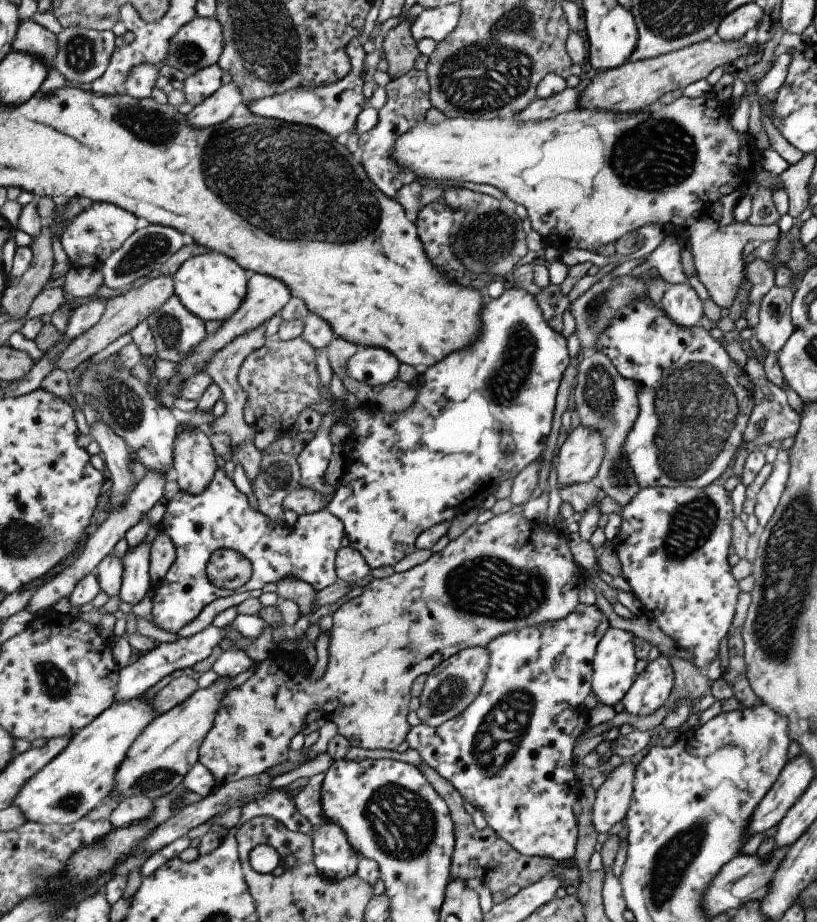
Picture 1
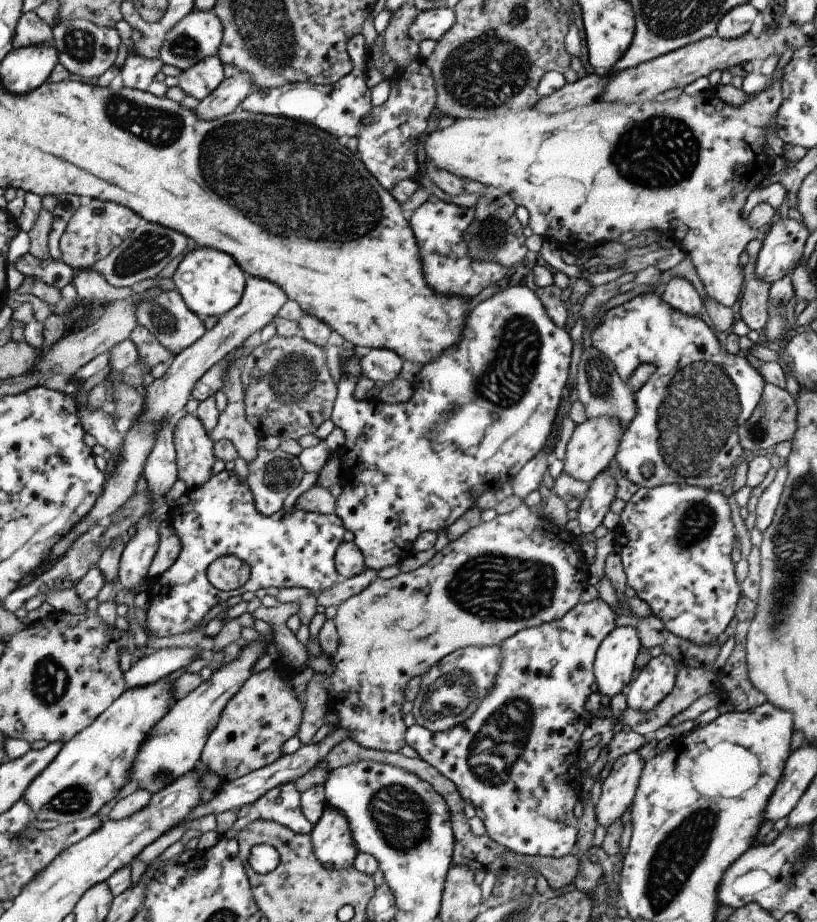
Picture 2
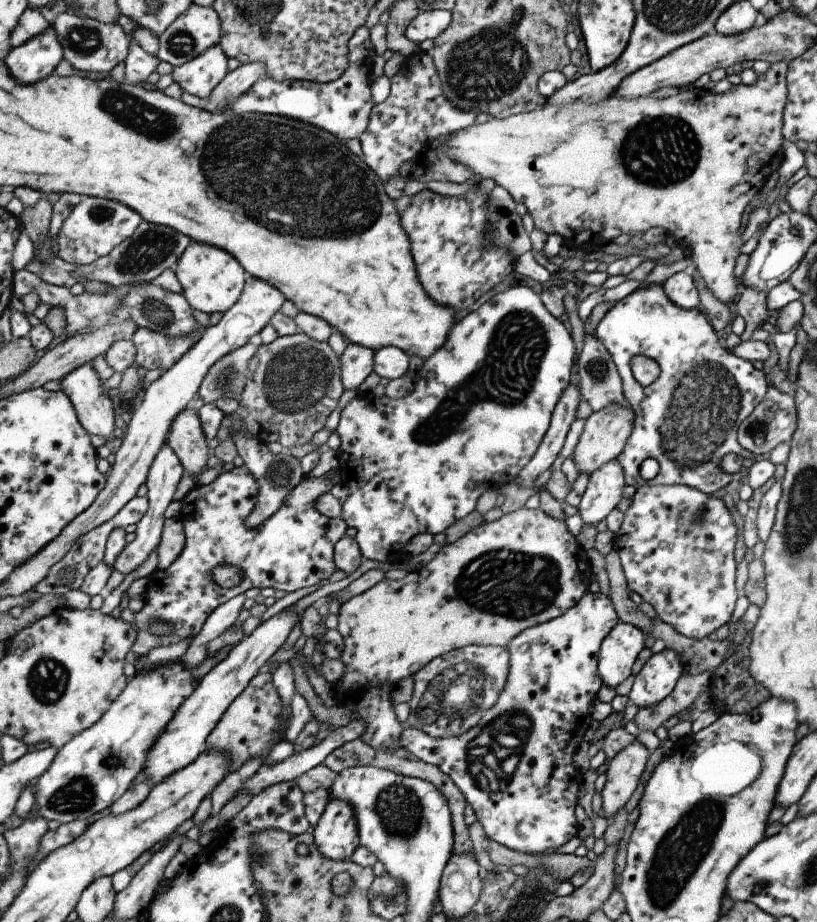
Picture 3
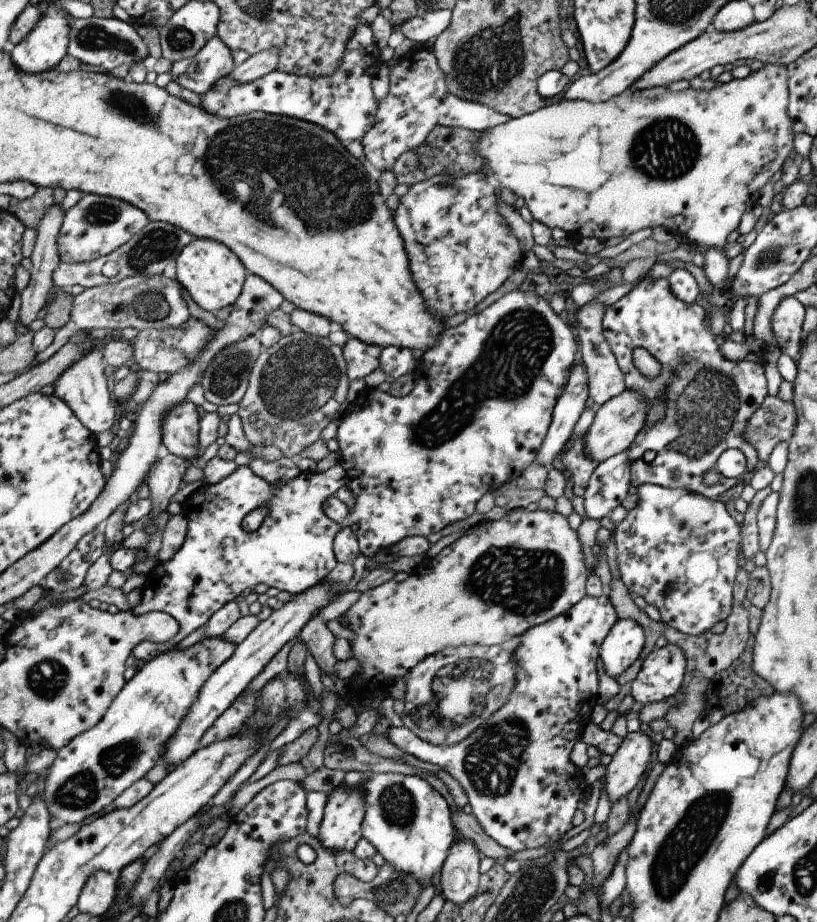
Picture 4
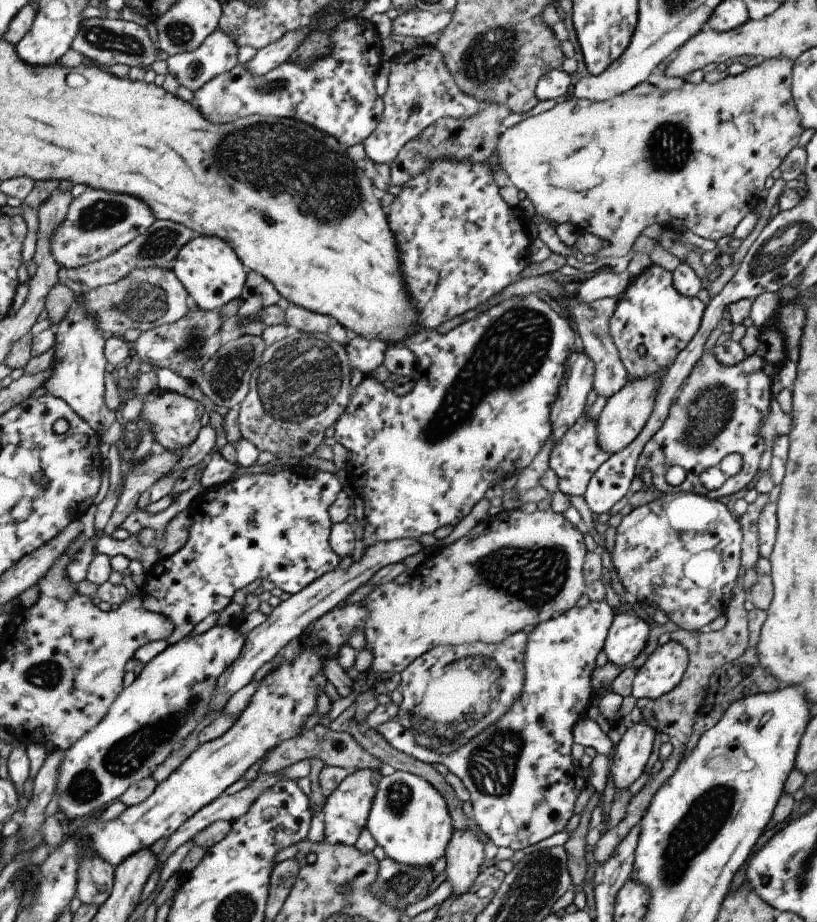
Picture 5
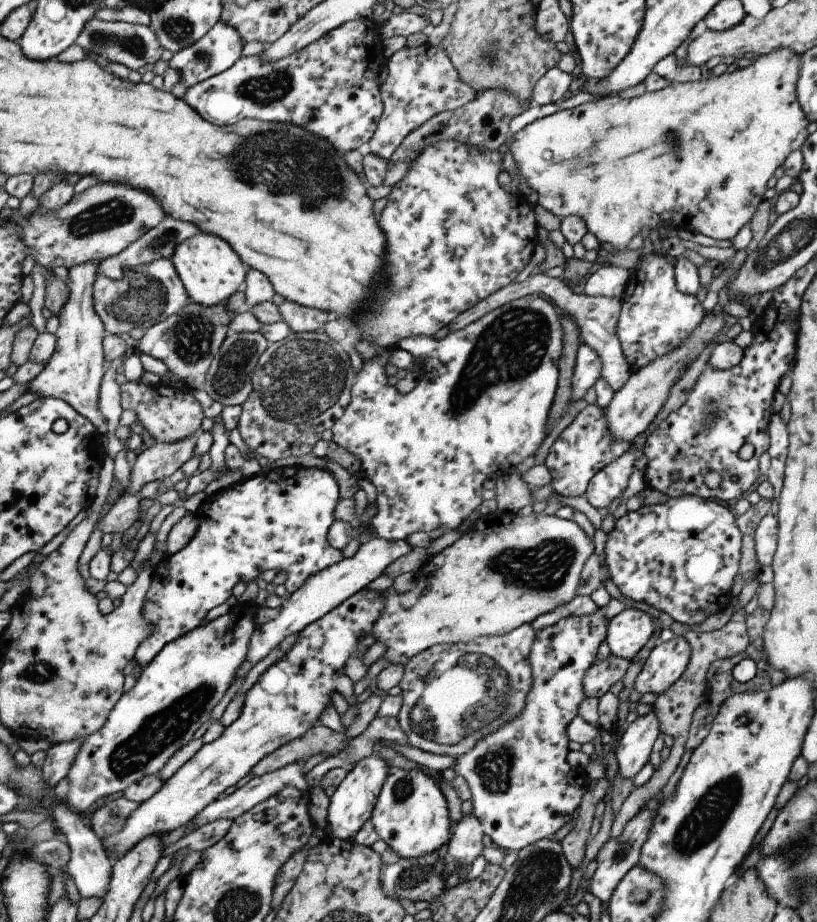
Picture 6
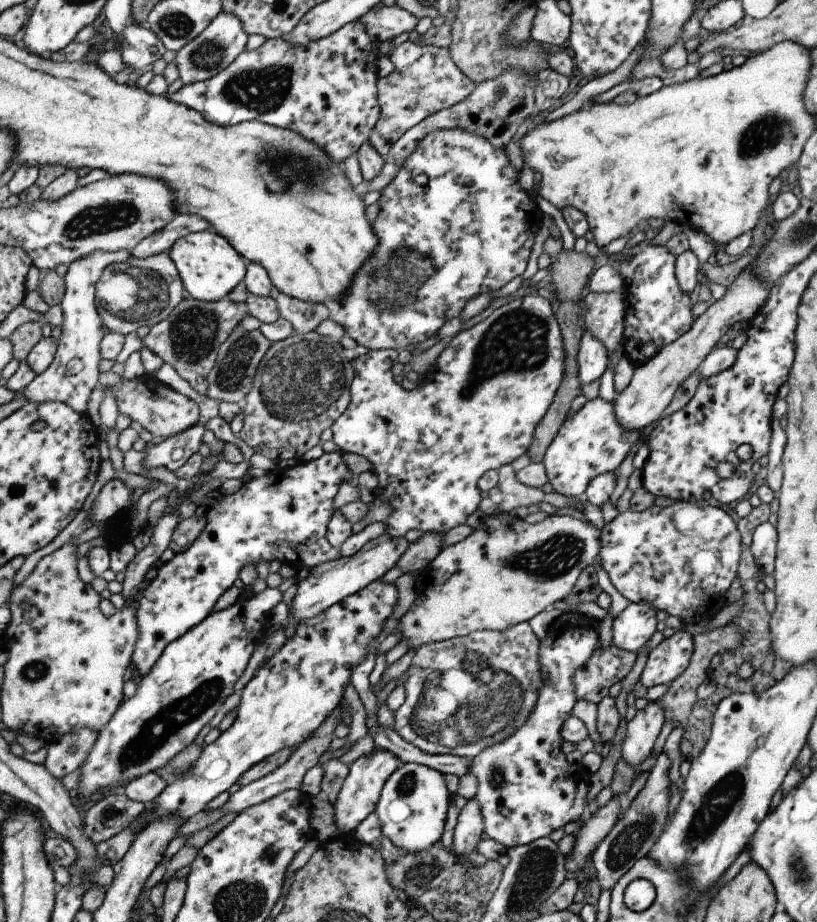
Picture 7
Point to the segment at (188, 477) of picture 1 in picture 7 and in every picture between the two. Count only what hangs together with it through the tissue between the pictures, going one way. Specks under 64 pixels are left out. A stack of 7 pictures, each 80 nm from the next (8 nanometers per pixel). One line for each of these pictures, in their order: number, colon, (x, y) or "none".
2: (195, 454)
3: (187, 439)
4: (182, 426)
5: (176, 419)
6: (169, 414)
7: (162, 411)

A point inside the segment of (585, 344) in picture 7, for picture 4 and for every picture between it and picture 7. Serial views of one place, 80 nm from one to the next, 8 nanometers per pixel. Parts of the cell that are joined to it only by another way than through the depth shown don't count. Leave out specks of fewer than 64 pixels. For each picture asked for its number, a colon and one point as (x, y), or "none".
4: (569, 405)
5: (580, 375)
6: (587, 367)

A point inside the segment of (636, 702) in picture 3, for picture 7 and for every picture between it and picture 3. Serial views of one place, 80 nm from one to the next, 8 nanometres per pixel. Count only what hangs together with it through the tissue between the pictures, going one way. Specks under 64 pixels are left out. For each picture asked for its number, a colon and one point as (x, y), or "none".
4: (660, 676)
5: (663, 668)
6: (666, 662)
7: (670, 657)

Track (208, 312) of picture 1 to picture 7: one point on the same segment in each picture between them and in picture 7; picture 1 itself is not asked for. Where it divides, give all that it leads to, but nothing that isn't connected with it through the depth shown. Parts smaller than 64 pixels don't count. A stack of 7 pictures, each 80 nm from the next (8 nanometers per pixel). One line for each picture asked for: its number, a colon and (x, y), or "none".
2: (212, 282)
3: (212, 279)
4: (214, 277)
5: (212, 272)
6: (212, 271)
7: (210, 266)

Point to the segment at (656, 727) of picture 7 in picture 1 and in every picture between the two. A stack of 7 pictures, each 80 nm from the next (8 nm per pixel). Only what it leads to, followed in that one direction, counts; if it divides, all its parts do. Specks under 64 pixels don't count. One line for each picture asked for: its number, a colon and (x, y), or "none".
1: (611, 800)
2: (617, 790)
3: (624, 770)
4: (629, 762)
5: (635, 747)
6: (632, 751)

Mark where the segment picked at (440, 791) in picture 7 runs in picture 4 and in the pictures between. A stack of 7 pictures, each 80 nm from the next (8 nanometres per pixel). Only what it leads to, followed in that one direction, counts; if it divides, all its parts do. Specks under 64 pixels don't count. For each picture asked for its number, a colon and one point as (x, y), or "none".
4: (411, 825)
5: (411, 821)
6: (412, 814)

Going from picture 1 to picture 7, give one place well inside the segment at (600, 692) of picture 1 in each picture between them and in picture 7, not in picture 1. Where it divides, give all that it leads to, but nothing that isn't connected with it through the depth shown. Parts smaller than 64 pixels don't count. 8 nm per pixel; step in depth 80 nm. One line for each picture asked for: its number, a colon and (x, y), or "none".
2: (613, 665)
3: (619, 649)
4: (622, 646)
5: (627, 633)
6: (630, 629)
7: (633, 626)

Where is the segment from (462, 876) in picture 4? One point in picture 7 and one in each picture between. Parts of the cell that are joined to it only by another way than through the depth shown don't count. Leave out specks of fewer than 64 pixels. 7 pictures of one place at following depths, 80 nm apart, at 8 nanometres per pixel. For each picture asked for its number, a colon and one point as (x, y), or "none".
5: (465, 853)
6: (465, 844)
7: (470, 825)

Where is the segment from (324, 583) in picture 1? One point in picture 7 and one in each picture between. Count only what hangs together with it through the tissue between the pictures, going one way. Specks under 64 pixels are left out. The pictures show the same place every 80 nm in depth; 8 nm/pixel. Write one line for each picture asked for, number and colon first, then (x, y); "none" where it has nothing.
2: (297, 549)
3: (294, 549)
4: (293, 551)
5: (277, 526)
6: (277, 521)
7: (283, 517)

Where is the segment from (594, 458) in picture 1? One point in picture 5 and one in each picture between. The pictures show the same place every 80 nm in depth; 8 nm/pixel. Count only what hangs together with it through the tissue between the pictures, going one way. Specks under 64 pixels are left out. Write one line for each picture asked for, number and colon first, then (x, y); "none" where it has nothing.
2: (591, 447)
3: (604, 433)
4: (614, 426)
5: (622, 417)

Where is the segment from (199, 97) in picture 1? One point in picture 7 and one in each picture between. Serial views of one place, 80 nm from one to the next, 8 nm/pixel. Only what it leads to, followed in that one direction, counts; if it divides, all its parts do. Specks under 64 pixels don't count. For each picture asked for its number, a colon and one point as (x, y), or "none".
2: (200, 81)
3: (201, 76)
4: (199, 74)
5: (218, 54)
6: (223, 45)
7: (225, 39)

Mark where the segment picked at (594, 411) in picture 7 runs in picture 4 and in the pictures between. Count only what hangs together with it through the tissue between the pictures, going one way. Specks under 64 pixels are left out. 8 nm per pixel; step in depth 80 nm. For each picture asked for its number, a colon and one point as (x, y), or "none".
4: (575, 465)
5: (574, 458)
6: (583, 447)

